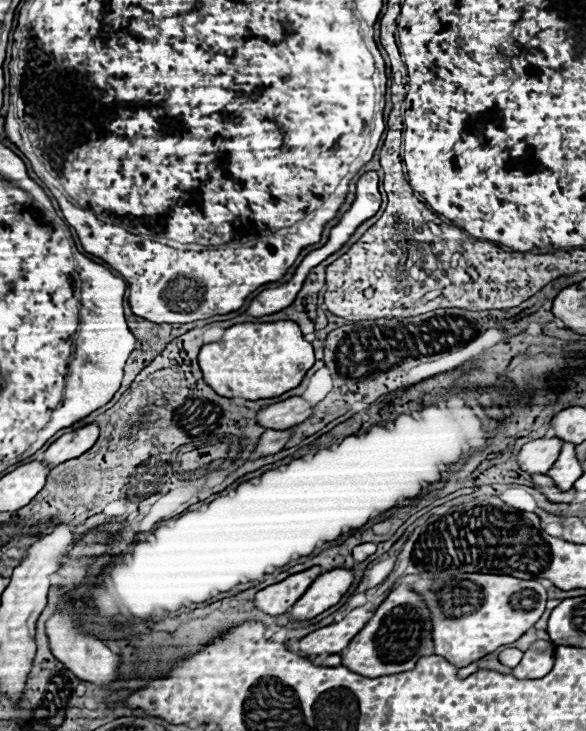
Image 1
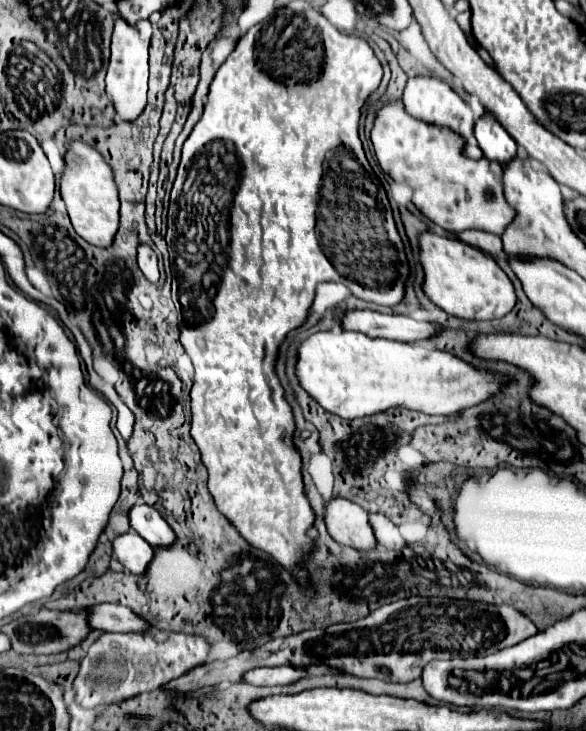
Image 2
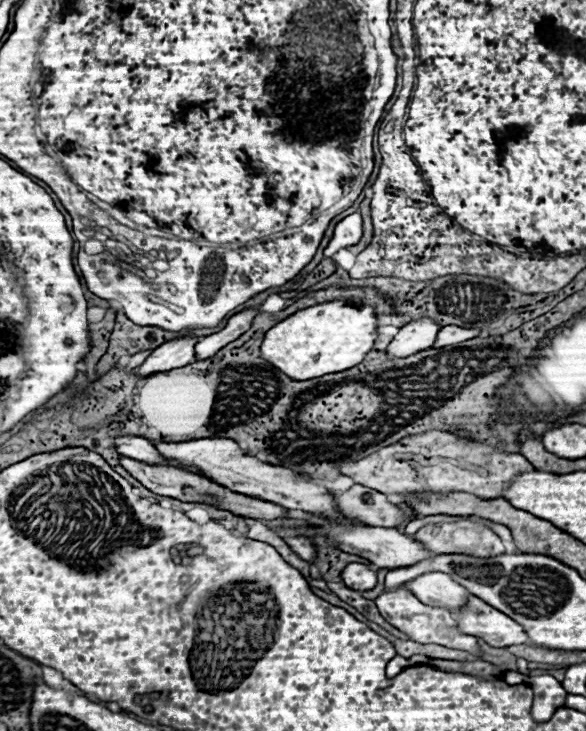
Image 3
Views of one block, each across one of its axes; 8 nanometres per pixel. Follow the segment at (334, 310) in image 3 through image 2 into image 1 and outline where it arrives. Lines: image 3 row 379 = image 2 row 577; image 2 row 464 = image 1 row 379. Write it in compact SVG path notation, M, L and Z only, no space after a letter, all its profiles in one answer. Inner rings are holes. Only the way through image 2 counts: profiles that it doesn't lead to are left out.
M278 320L264 324L236 324L226 328L220 342L206 344L198 356L204 380L220 396L264 400L296 388L314 364L314 348L302 338L296 322Z

